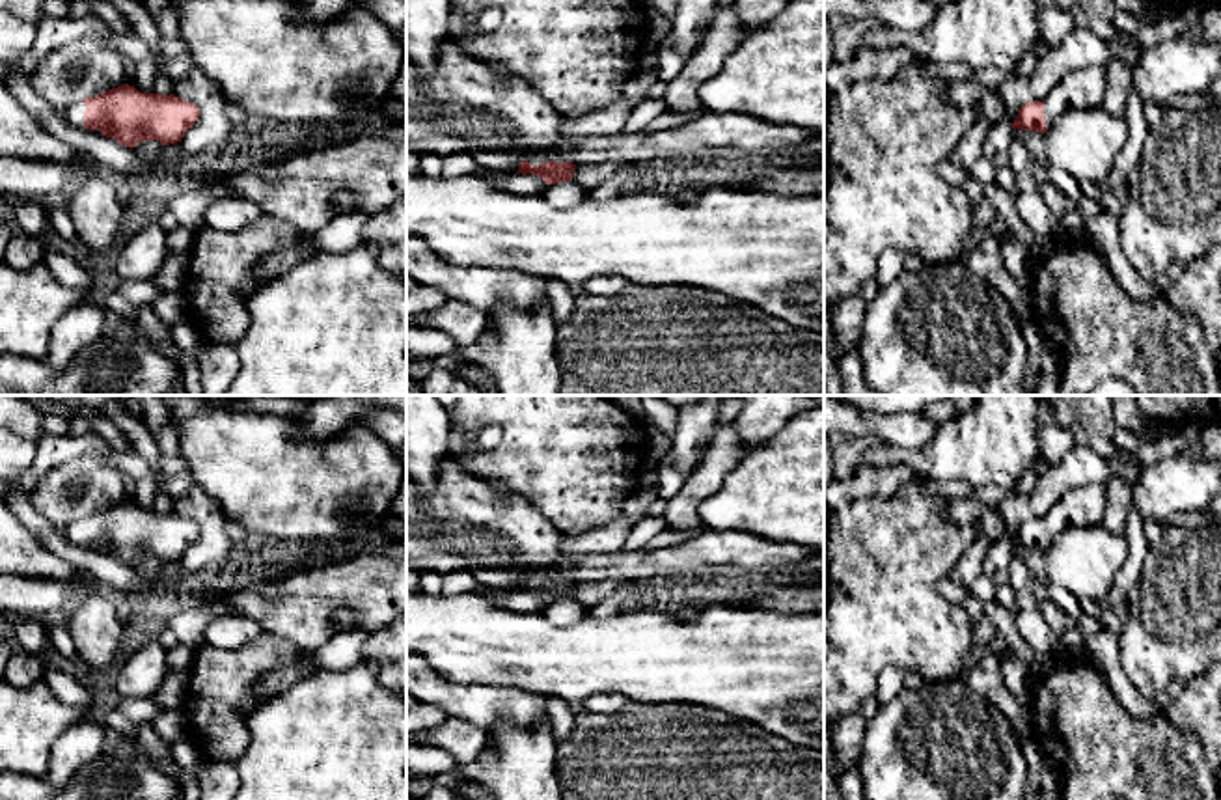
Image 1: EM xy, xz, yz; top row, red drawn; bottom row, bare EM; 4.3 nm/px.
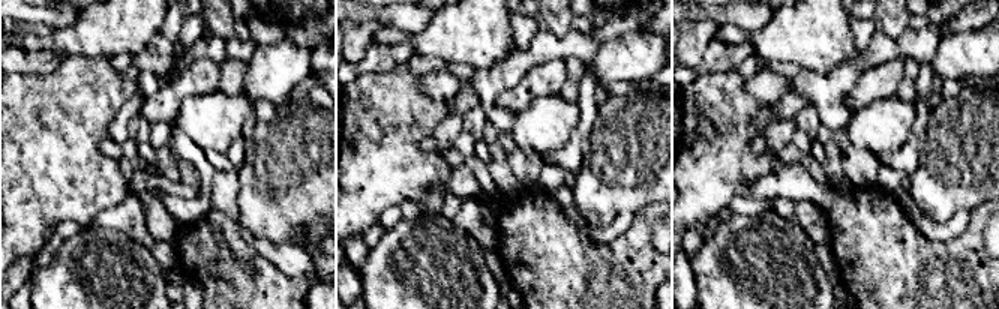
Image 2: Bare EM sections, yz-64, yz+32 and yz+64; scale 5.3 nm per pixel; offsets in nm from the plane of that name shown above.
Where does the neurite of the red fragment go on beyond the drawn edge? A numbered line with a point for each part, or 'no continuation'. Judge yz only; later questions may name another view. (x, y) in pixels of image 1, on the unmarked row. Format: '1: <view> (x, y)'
1: yz (1082, 506)

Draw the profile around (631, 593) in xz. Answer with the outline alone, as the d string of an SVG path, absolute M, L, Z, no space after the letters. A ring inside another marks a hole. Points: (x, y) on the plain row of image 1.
M647 578L626 580L610 597L606 597L602 602L587 610L587 614L593 617L615 615L623 610L651 600L652 595L654 595L654 584L651 584Z

